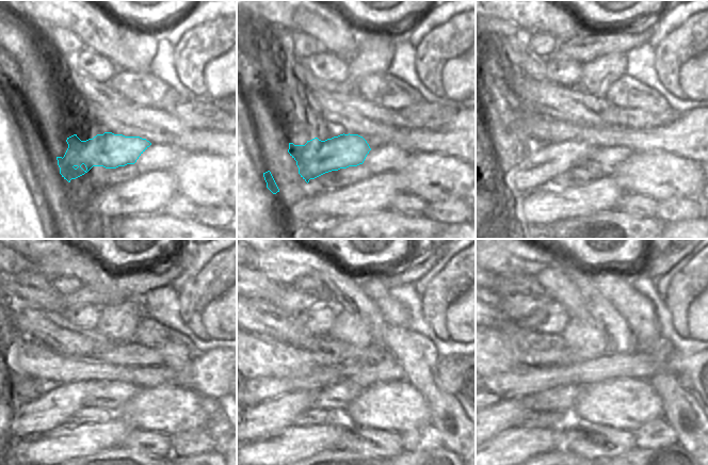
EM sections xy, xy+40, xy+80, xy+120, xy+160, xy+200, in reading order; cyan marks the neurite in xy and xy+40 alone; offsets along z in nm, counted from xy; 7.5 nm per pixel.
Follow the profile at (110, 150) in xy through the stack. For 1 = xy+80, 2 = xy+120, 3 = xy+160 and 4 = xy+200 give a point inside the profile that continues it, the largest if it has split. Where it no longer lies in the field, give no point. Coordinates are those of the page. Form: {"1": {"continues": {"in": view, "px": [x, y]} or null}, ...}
{"1": {"continues": {"in": "xy+80", "px": [543, 162]}}, "2": {"continues": {"in": "xy+120", "px": [53, 409]}}, "3": {"continues": {"in": "xy+160", "px": [267, 417]}}, "4": {"continues": {"in": "xy+200", "px": [505, 415]}}}

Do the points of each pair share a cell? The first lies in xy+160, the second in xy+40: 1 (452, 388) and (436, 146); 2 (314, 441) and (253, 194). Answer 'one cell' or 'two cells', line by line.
1: one cell
2: two cells

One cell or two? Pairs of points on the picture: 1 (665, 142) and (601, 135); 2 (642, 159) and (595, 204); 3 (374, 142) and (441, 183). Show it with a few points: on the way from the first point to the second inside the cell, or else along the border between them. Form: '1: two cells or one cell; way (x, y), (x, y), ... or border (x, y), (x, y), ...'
1: one cell; way (649, 140), (617, 138)
2: two cells; border (611, 175), (625, 191)
3: two cells; border (437, 153), (421, 151), (413, 155)

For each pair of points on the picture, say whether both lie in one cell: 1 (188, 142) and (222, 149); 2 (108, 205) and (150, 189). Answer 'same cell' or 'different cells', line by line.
1: same cell
2: same cell

